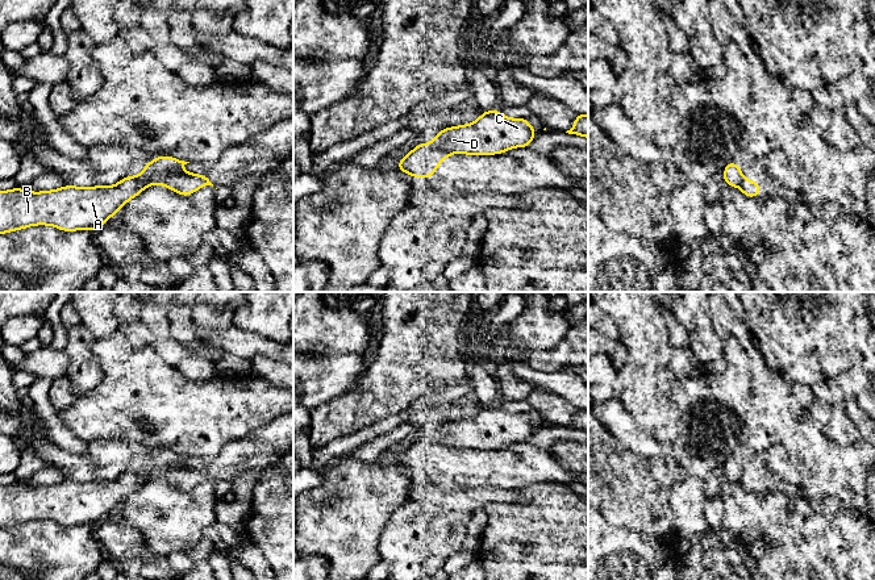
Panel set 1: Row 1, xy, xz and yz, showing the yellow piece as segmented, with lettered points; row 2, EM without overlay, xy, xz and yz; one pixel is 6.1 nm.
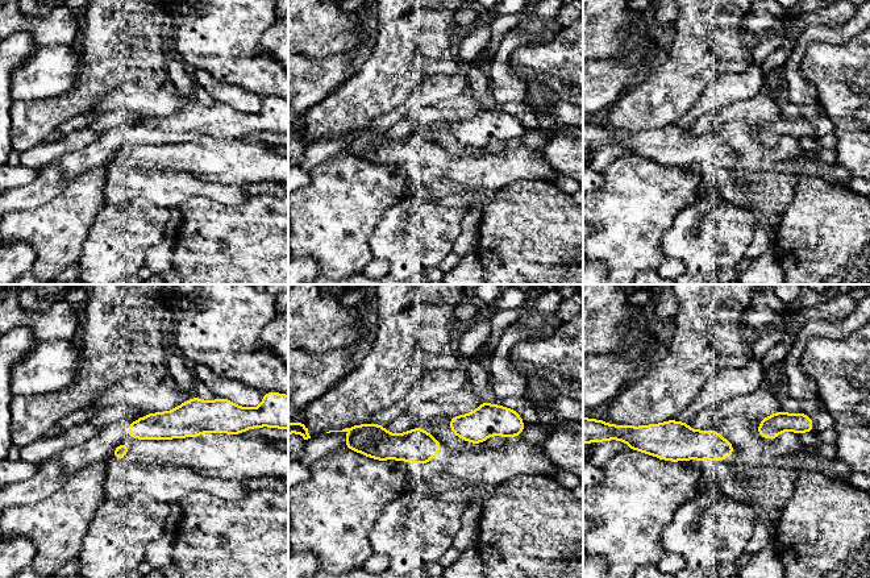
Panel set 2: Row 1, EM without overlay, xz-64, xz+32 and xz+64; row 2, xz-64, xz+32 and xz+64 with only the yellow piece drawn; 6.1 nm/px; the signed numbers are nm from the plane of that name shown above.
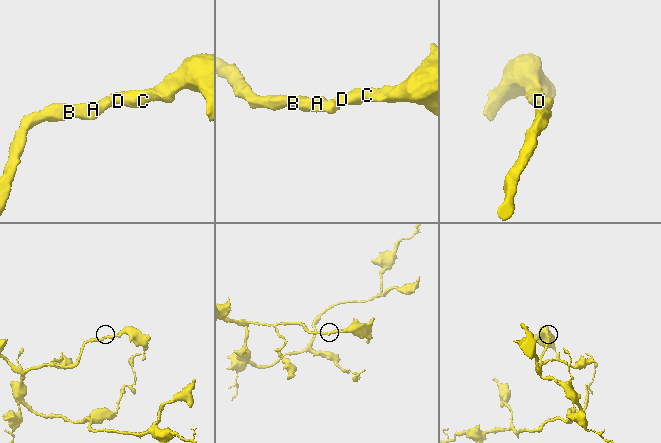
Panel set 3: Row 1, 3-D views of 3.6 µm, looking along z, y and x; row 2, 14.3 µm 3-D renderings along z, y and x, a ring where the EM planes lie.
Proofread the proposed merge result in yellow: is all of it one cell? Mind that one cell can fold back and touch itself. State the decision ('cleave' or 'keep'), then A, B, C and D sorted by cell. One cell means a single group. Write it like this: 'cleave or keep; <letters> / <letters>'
cleave; A B / C D

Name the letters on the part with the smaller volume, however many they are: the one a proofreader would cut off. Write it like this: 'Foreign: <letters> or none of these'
Foreign: C, D

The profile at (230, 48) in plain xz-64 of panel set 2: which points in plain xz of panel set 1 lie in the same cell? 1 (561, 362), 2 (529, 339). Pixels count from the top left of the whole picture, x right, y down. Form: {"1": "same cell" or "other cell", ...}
{"1": "other cell", "2": "same cell"}

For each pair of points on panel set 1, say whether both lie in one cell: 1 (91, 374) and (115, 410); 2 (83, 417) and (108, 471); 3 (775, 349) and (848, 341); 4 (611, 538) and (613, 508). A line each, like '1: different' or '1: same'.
1: different
2: different
3: same
4: different

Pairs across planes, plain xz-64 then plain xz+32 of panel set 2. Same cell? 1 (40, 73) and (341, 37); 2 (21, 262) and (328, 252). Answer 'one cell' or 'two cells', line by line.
1: two cells
2: two cells

